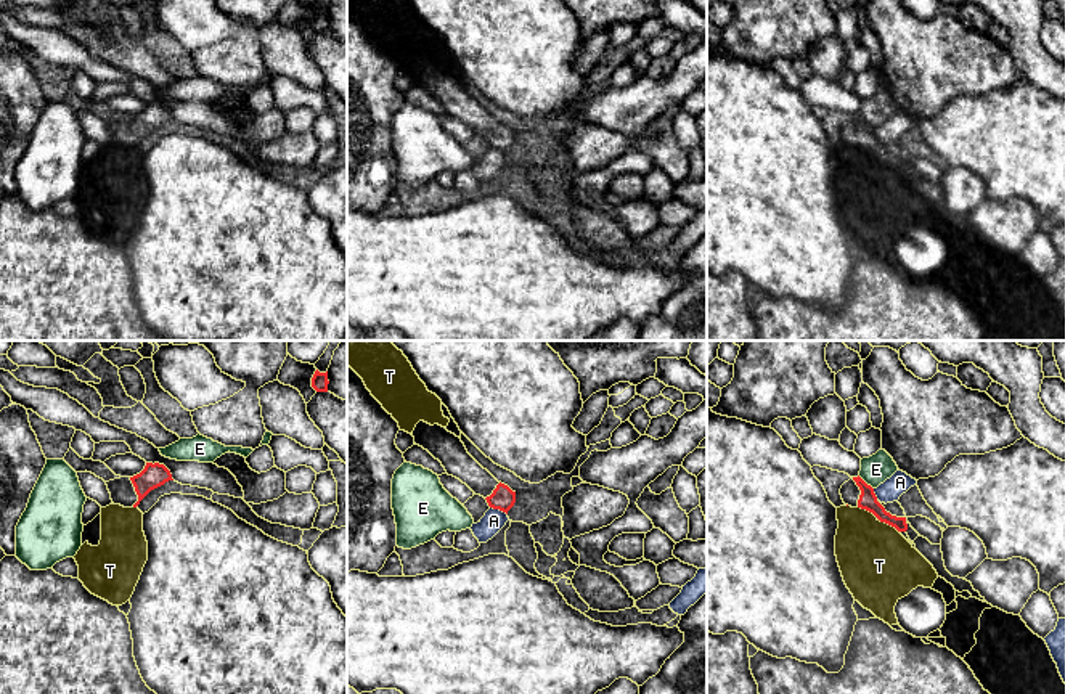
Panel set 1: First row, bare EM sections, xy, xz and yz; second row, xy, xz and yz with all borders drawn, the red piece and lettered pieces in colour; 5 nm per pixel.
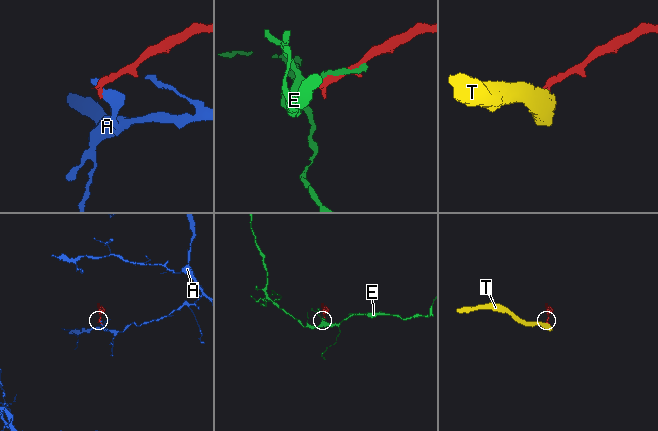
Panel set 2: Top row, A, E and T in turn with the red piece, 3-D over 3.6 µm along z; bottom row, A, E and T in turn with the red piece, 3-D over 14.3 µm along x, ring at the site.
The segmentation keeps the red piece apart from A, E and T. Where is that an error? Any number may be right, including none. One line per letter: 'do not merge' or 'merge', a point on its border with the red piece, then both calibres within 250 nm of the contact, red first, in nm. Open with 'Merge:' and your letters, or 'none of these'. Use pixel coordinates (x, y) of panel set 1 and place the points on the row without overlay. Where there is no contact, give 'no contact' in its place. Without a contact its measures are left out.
Merge: none of these
A: do not merge | xz (498, 148) | 120/110 nm
E: do not merge | yz (865, 122) | 90/150 nm
T: do not merge | yz (879, 159) | 90/380 nm

